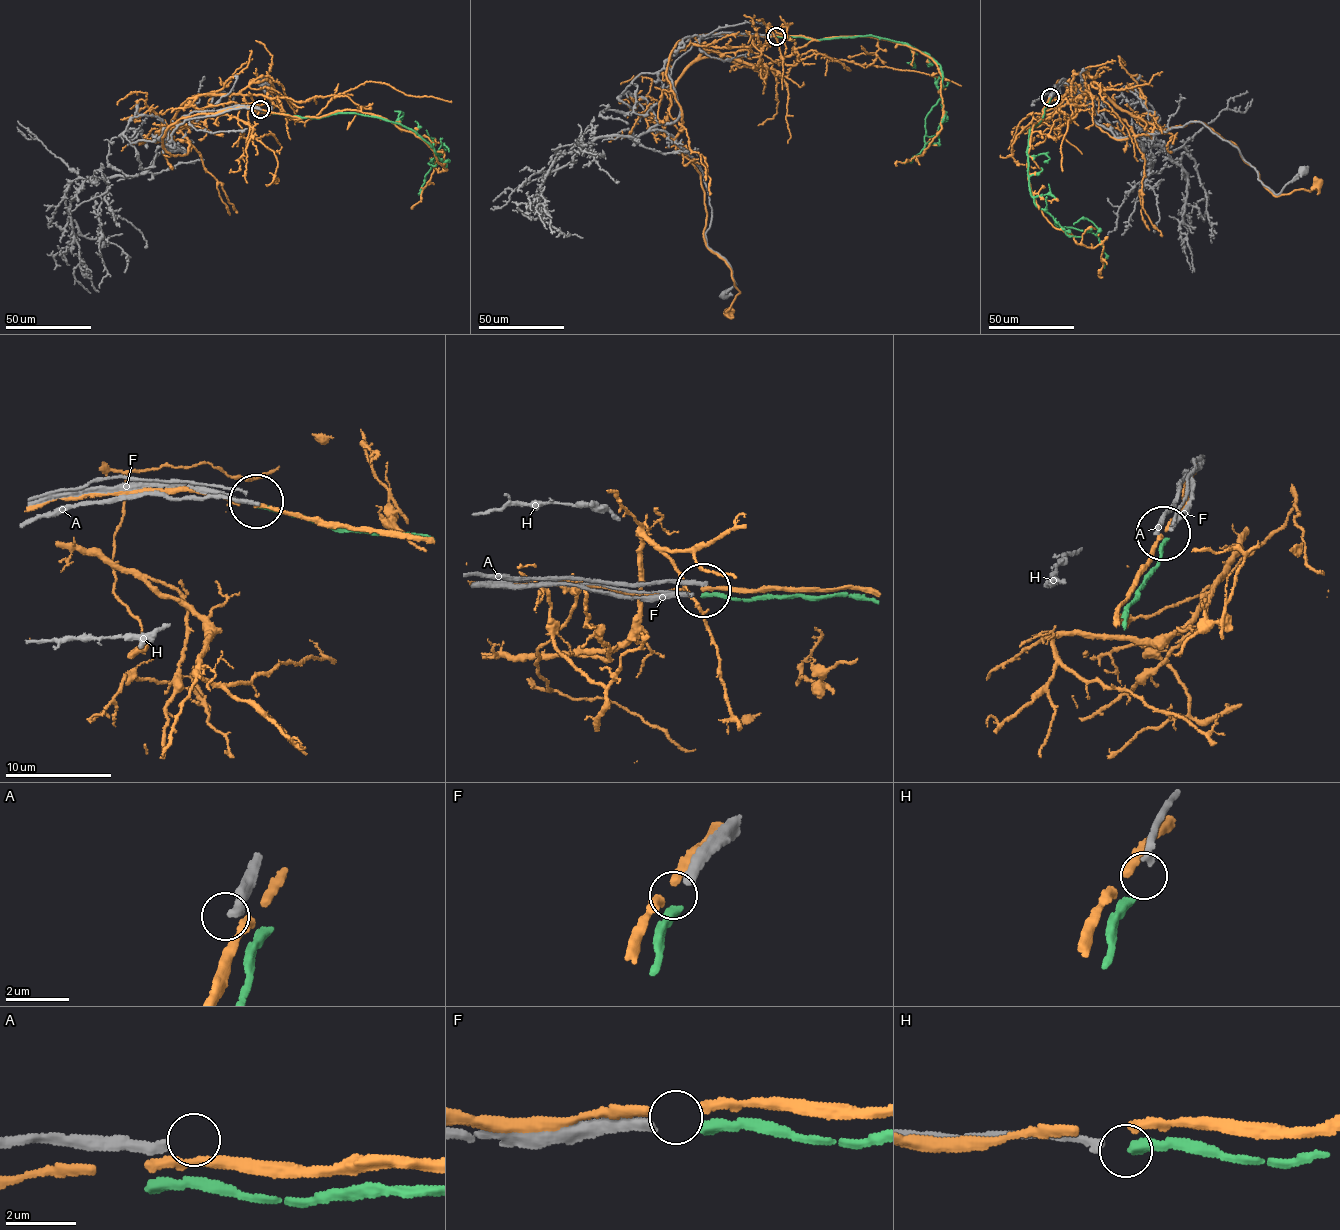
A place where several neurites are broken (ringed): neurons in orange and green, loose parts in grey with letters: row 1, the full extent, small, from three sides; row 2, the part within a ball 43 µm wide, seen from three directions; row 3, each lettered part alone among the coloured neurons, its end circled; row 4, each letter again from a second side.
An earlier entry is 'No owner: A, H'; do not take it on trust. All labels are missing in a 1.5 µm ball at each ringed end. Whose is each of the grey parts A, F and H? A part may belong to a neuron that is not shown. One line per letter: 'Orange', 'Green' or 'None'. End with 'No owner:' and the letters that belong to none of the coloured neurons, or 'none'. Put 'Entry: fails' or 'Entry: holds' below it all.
A: None
F: Green
H: None
No owner: A, H
Entry: holds

